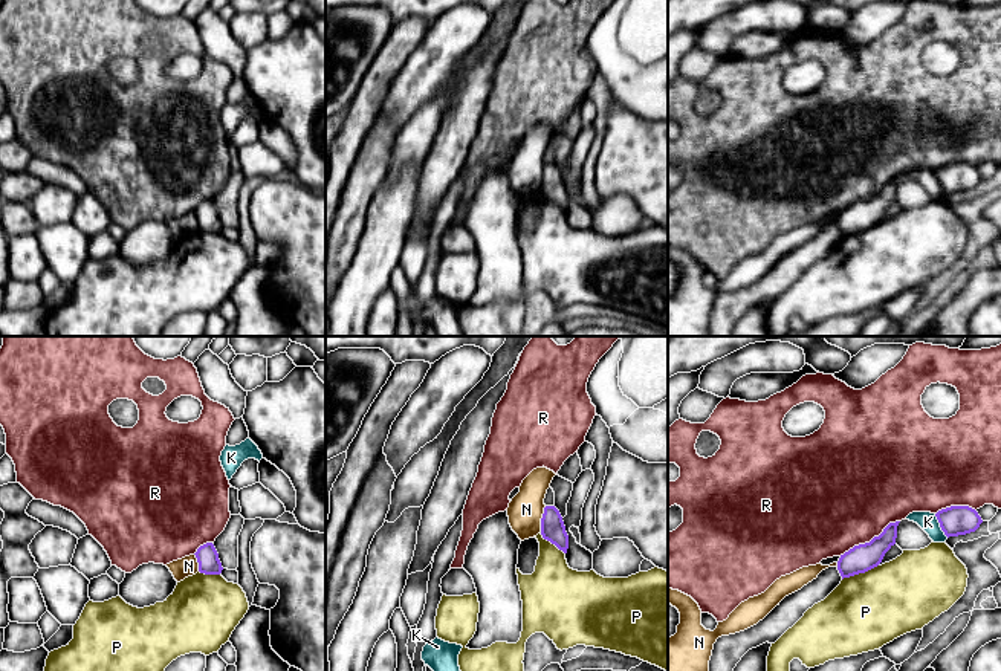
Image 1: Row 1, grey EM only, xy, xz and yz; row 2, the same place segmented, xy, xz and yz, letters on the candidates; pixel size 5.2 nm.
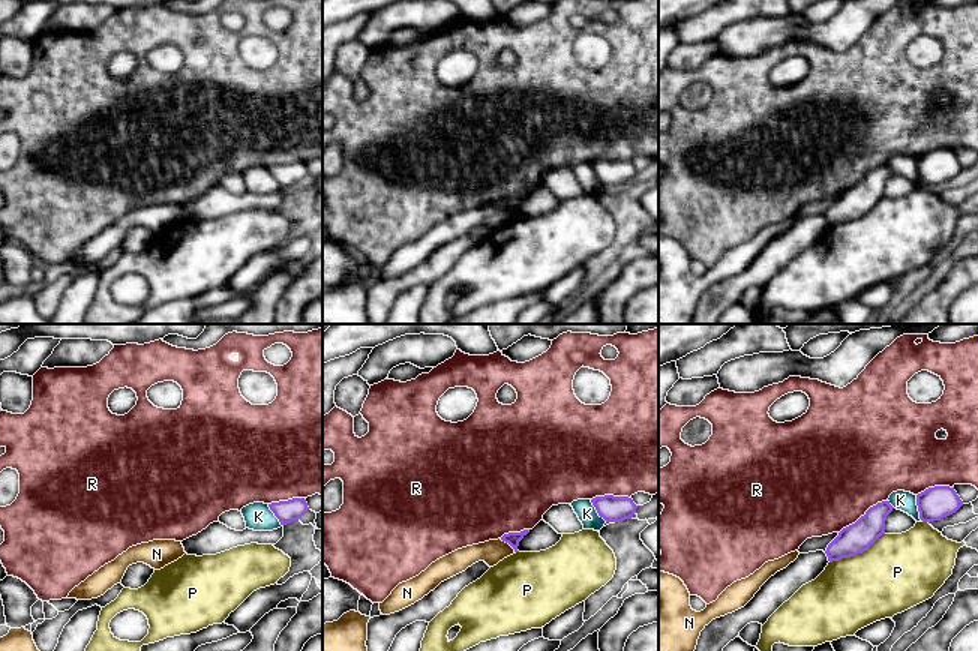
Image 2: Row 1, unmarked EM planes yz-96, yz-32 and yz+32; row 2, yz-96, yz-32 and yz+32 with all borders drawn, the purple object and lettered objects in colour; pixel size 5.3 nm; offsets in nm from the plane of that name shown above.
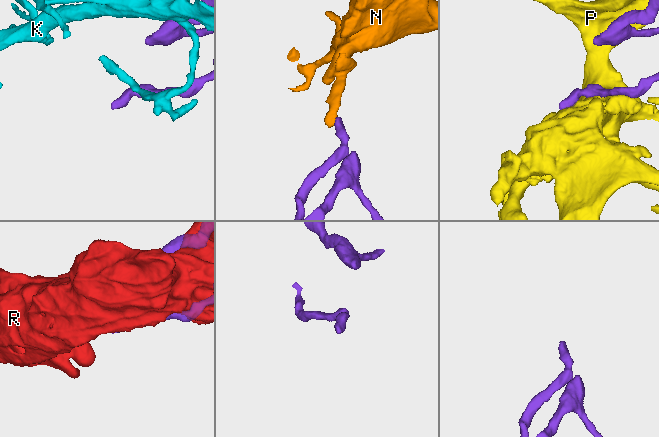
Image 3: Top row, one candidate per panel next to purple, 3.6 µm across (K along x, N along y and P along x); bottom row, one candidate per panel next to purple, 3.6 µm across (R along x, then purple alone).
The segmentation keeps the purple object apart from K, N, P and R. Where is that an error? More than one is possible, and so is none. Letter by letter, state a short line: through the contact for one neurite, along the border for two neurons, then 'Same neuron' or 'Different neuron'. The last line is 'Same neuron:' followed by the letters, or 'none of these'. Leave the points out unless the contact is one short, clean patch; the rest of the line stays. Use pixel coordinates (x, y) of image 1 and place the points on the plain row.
K: Different neuron
N: Line: xz (546, 164), (541, 173), (540, 190). Different neuron
P: Different neuron
R: Different neuron
Same neuron: none of these

